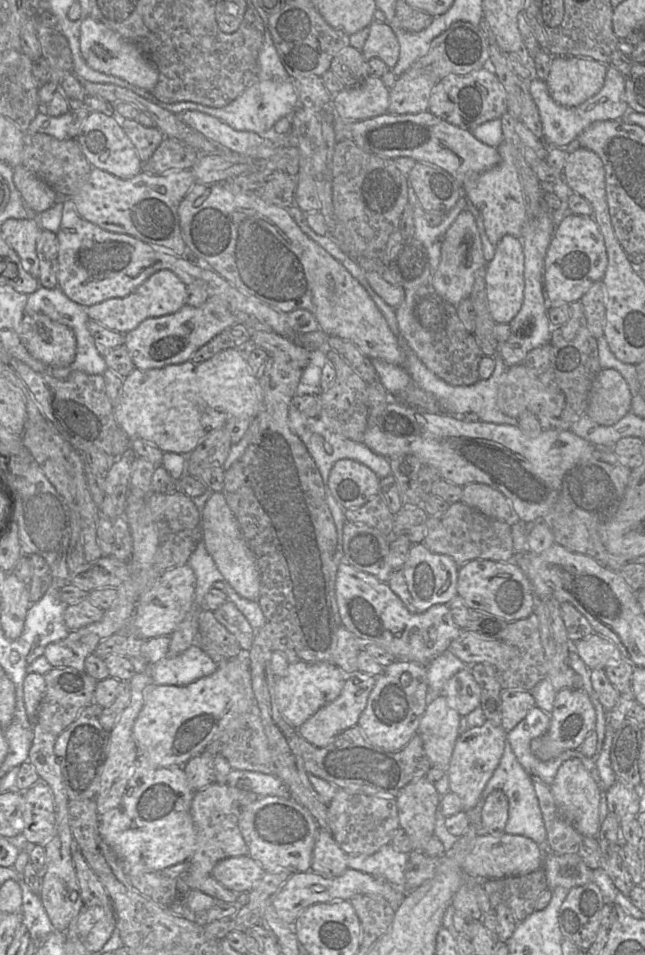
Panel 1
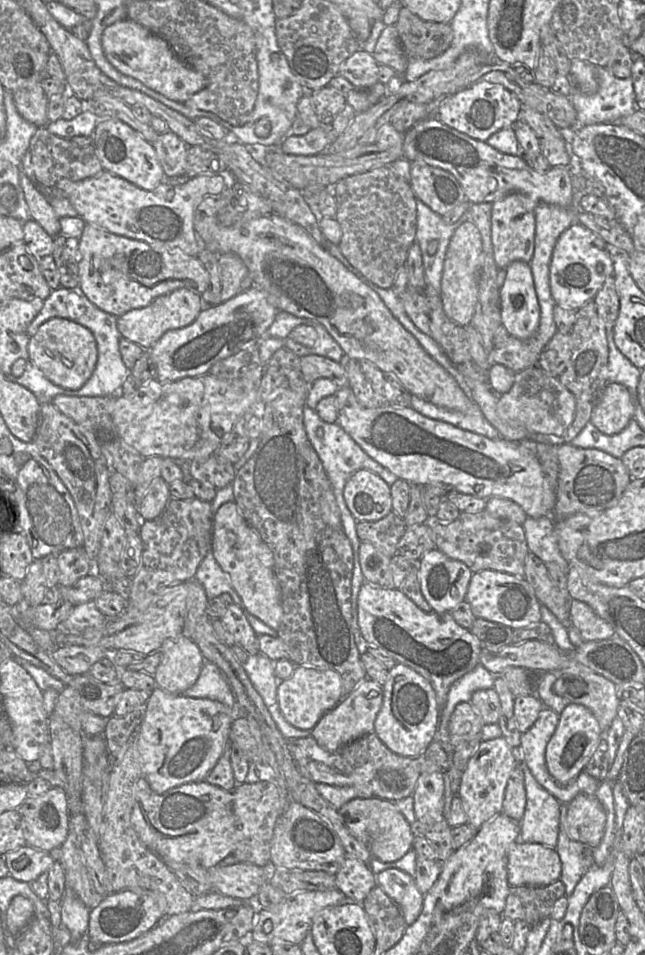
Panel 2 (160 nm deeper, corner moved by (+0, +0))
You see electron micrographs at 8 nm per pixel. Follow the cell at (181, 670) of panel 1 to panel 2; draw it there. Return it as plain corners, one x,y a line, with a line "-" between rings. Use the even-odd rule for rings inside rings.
205,662
195,684
181,695
192,698
208,698
234,707
235,696
221,670
211,662

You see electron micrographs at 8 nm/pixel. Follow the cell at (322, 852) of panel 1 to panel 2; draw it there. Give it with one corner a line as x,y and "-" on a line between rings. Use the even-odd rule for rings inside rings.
347,857
335,874
336,887
346,897
342,904
360,904
377,886
376,875
365,862
-
349,898
349,899
348,899

